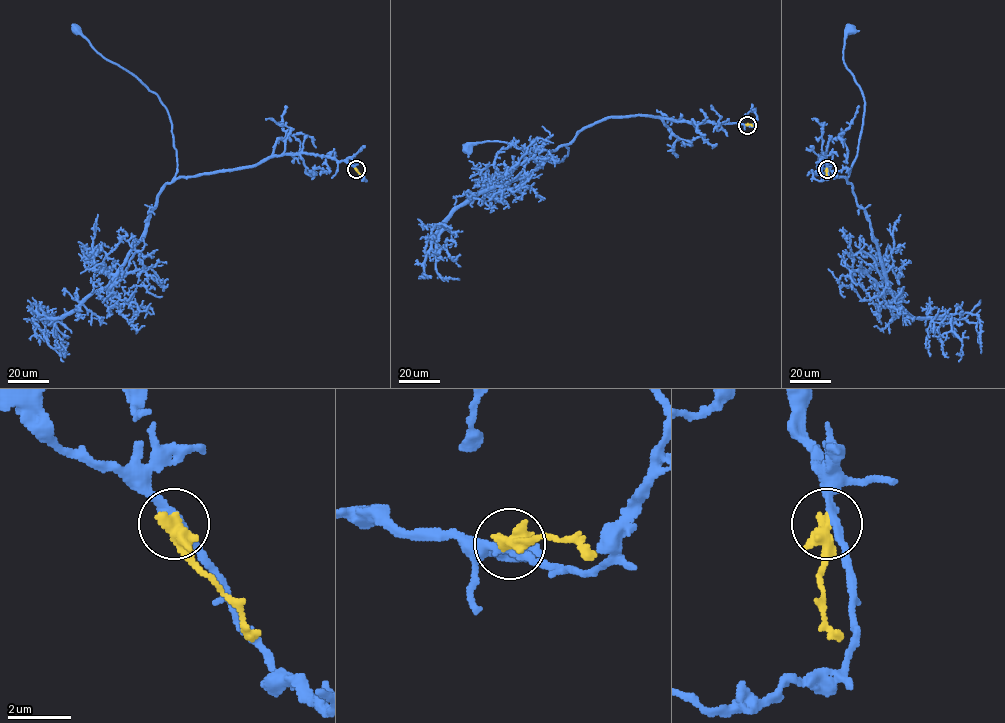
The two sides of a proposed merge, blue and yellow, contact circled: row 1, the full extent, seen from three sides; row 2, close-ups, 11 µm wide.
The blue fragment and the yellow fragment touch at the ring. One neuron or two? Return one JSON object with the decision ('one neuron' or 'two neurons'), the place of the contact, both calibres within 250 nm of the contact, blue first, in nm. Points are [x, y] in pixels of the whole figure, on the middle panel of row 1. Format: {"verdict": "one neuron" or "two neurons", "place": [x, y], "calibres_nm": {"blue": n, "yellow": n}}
{"verdict": "two neurons", "place": [747, 125], "calibres_nm": {"blue": 240, "yellow": 550}}

